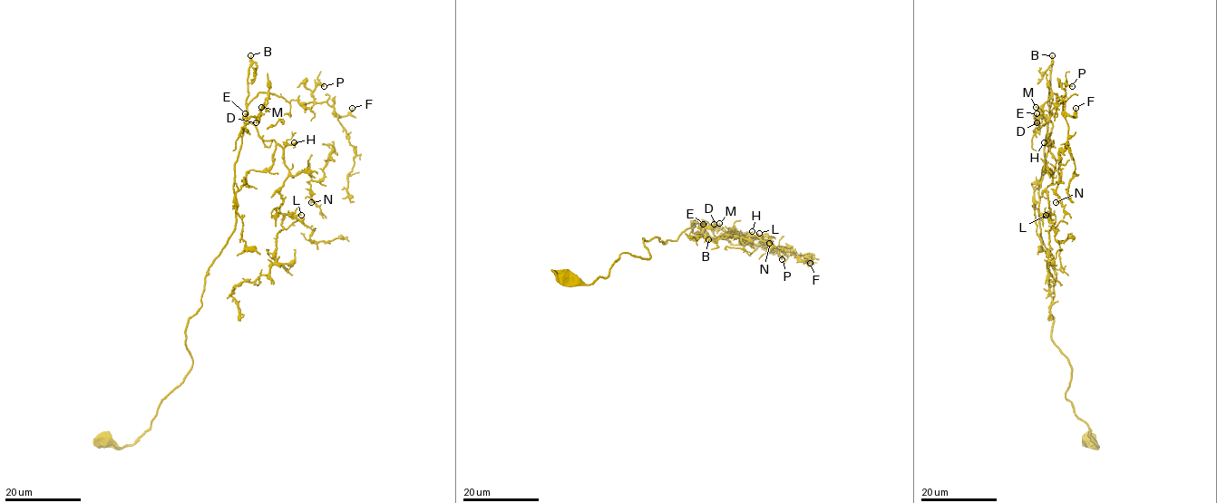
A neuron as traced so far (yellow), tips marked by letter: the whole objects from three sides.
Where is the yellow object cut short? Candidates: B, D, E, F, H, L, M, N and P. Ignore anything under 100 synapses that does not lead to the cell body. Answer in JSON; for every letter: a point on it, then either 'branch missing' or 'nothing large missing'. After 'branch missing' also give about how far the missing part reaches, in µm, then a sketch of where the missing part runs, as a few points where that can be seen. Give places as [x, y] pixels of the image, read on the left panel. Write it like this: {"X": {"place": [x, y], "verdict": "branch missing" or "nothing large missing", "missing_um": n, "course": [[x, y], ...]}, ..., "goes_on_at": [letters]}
{"B": {"place": [250, 55], "verdict": "branch missing", "missing_um": 60}, "D": {"place": [256, 122], "verdict": "nothing large missing"}, "E": {"place": [245, 113], "verdict": "nothing large missing"}, "F": {"place": [352, 108], "verdict": "nothing large missing"}, "H": {"place": [294, 142], "verdict": "nothing large missing"}, "L": {"place": [301, 215], "verdict": "nothing large missing"}, "M": {"place": [261, 107], "verdict": "nothing large missing"}, "N": {"place": [311, 202], "verdict": "nothing large missing"}, "P": {"place": [324, 86], "verdict": "nothing large missing"}, "goes_on_at": ["B"]}

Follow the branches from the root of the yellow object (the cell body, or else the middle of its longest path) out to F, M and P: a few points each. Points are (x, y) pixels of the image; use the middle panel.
F: (561, 275), (590, 285), (622, 253), (648, 259), (643, 239), (676, 241), (691, 226), (810, 263)
M: (561, 275), (590, 285), (622, 253), (648, 259), (643, 239), (676, 241), (694, 226), (725, 239), (719, 223)
P: (561, 275), (590, 285), (622, 253), (648, 259), (643, 239), (676, 241), (691, 226), (782, 259)

